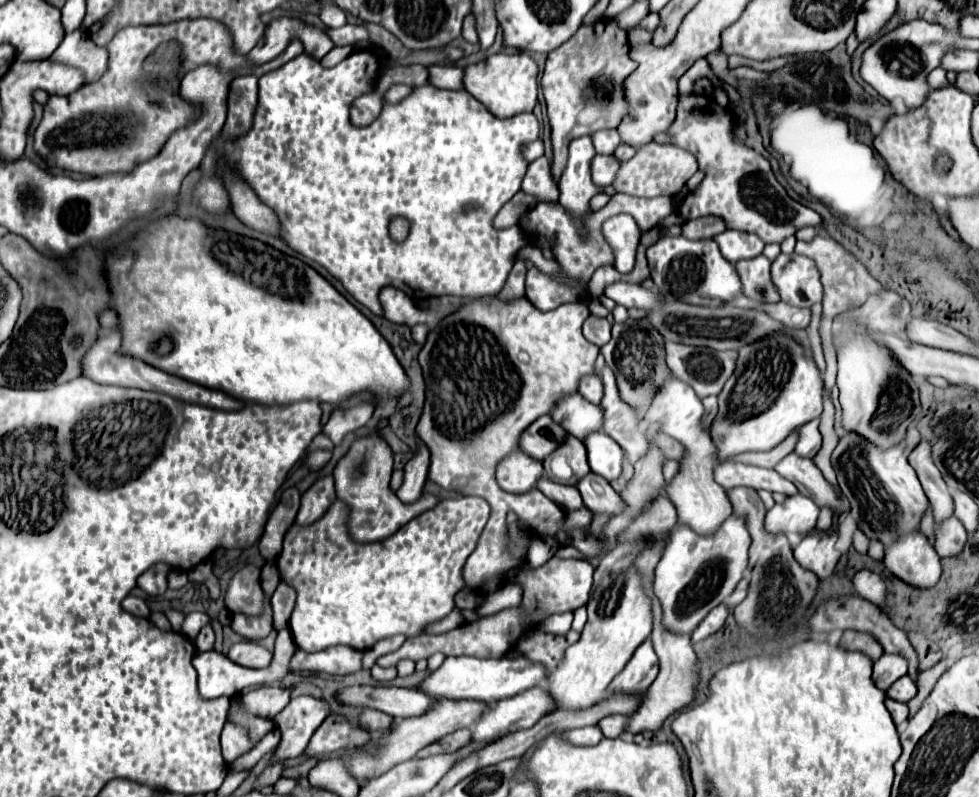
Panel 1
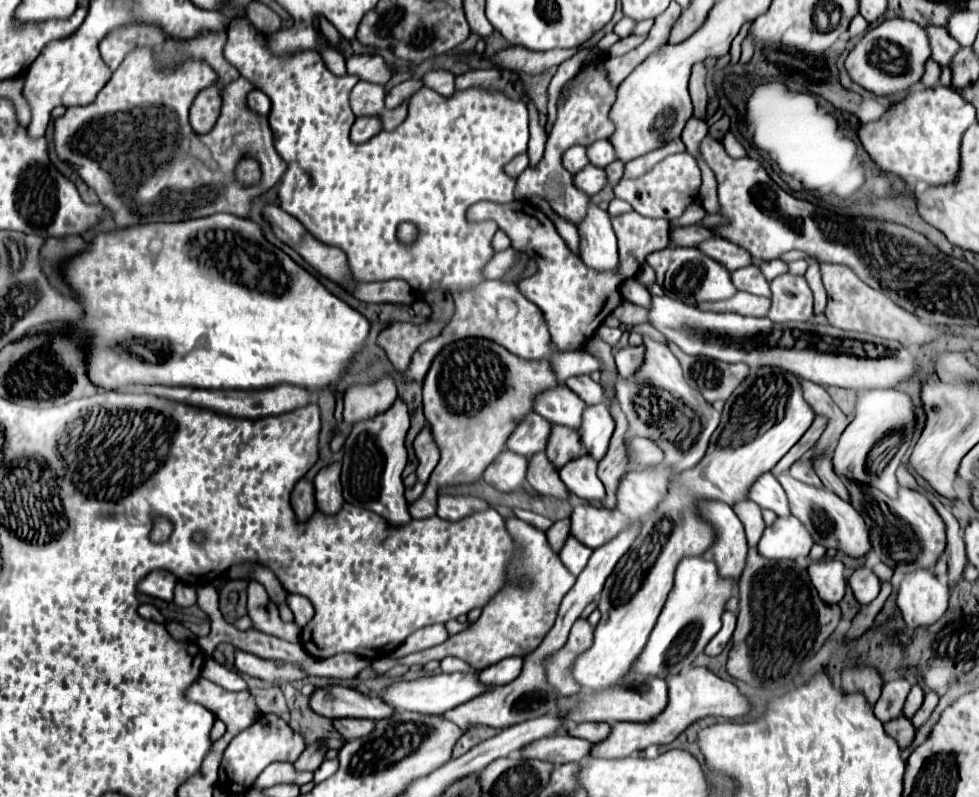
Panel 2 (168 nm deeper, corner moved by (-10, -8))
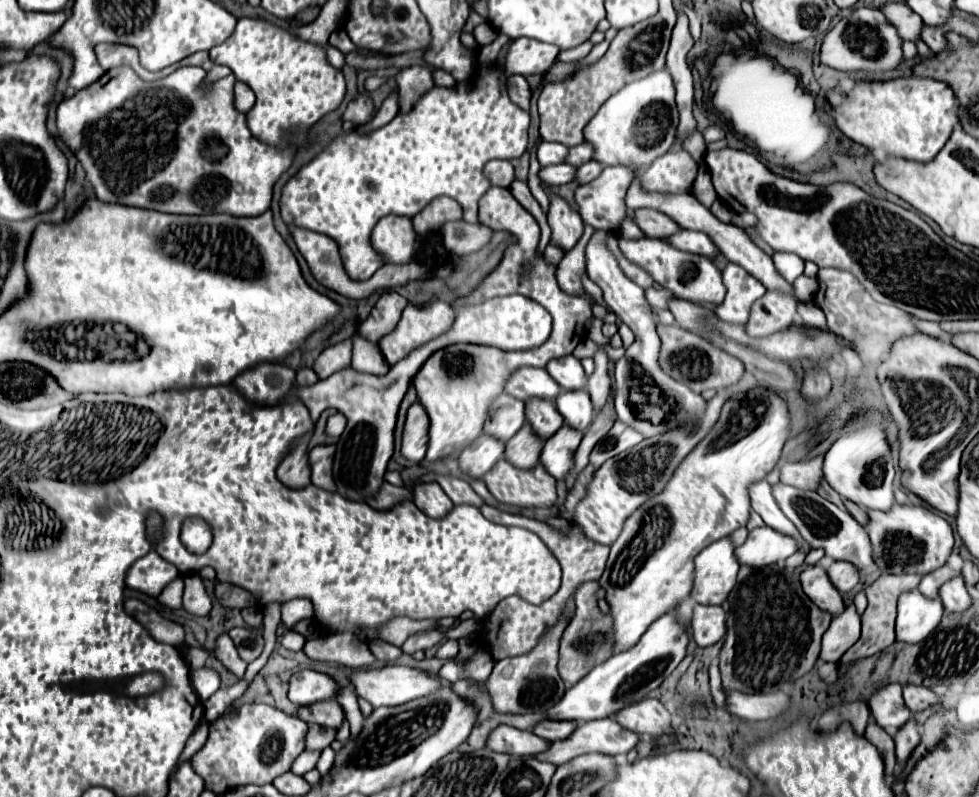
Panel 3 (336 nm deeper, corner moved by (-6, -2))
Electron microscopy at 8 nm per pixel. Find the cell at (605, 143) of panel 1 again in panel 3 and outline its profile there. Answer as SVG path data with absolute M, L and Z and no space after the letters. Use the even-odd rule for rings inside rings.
M582 142L582 144L578 144L578 146L572 146L570 148L570 152L568 152L568 156L566 156L566 164L572 164L572 166L580 166L580 164L584 164L584 162L588 162L588 160L592 160L592 154L594 154L594 148L590 146L590 144L586 144L586 142Z

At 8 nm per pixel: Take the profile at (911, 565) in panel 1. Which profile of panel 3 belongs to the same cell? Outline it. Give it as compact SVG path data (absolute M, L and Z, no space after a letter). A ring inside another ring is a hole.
M918 590L906 592L898 600L896 640L904 644L922 642L938 624L944 614L942 602L926 598Z

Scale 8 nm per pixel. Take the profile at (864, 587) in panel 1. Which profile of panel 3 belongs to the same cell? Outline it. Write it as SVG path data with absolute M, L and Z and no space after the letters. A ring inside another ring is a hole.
M832 562L826 572L828 572L828 578L830 578L832 586L842 594L850 592L860 582L858 570L848 562Z

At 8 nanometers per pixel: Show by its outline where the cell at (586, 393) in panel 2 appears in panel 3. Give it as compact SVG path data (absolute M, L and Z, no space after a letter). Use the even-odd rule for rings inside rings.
M562 356L558 360L550 360L546 364L546 370L550 372L552 380L564 390L580 390L586 384L584 368L580 360L574 356Z

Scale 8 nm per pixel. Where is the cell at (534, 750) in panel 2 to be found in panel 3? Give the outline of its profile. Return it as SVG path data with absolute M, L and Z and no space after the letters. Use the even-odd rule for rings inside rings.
M498 726L494 732L490 732L490 740L486 740L486 746L494 752L504 754L516 754L516 756L530 756L544 752L550 742L534 736L528 730L518 730L510 726Z

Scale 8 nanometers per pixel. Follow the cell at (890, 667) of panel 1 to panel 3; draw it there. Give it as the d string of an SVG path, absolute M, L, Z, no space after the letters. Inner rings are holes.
M888 684L886 688L878 690L870 698L870 710L878 726L886 730L898 730L902 728L912 712L906 708L902 700L902 686L900 684Z

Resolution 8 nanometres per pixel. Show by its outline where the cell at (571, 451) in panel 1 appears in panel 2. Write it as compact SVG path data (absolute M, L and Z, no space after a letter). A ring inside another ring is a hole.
M552 426L546 456L556 466L556 470L560 470L562 466L566 466L566 462L572 462L574 458L580 458L584 454L586 448L582 446L576 430L570 430L566 426Z

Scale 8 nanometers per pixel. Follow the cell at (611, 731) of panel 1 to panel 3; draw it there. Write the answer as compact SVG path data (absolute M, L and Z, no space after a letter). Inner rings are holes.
M544 720L544 722L538 722L532 730L536 732L536 736L542 736L544 740L562 740L562 738L568 738L576 728L576 722L572 720L566 720L566 722L558 722L558 720Z

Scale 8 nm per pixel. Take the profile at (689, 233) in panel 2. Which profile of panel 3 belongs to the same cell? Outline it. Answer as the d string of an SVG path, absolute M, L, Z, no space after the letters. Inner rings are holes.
M640 208L634 212L634 222L638 222L638 228L644 232L648 238L668 238L670 234L678 232L680 226L668 218L666 214L652 210L652 208Z

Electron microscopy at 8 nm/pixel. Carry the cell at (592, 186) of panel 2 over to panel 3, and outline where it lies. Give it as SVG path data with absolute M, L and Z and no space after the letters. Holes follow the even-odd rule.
M558 164L558 166L544 166L538 172L538 178L542 184L548 186L560 186L560 184L568 184L570 180L574 180L574 172L576 168L572 168L570 164Z

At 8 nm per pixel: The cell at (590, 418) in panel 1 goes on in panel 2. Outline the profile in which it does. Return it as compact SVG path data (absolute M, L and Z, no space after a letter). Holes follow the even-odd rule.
M564 384L546 390L546 394L540 394L534 404L534 412L542 414L548 422L572 430L580 430L584 410L586 404Z

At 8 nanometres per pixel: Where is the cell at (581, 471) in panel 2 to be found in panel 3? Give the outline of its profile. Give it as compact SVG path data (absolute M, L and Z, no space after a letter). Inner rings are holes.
M562 424L562 430L554 432L554 436L550 436L550 440L544 442L540 460L554 478L562 480L566 472L572 468L572 456L580 446L582 436L582 432L570 428L568 424Z

